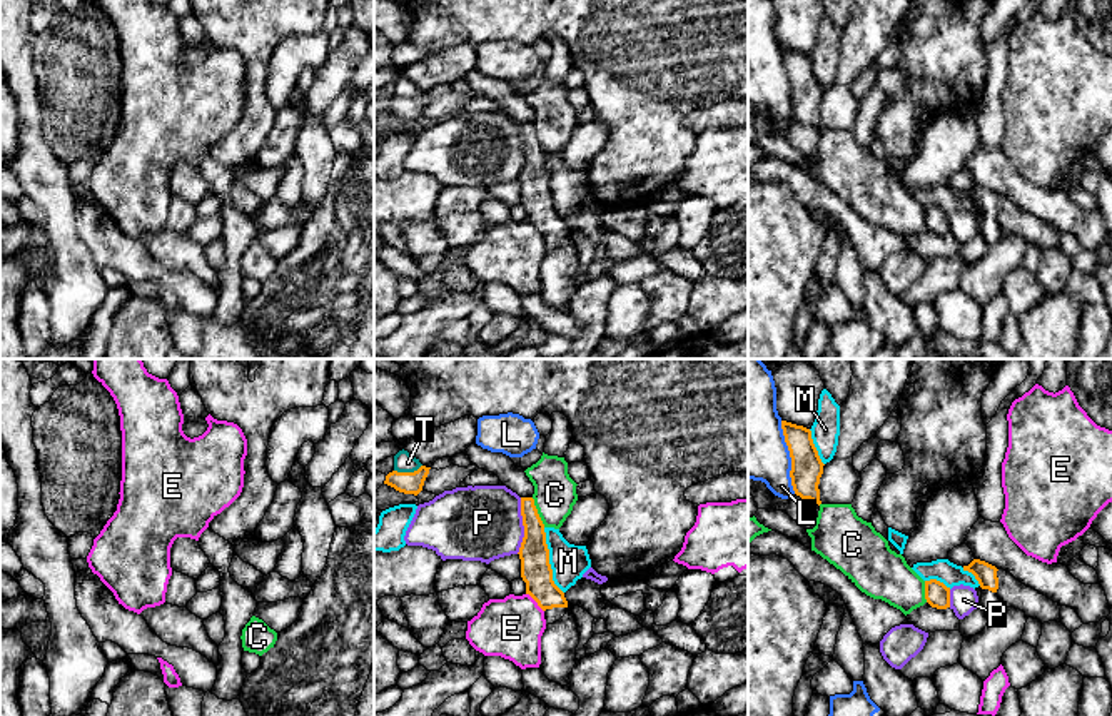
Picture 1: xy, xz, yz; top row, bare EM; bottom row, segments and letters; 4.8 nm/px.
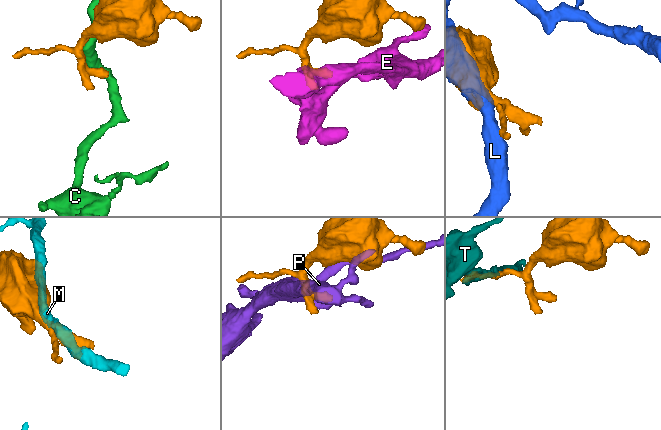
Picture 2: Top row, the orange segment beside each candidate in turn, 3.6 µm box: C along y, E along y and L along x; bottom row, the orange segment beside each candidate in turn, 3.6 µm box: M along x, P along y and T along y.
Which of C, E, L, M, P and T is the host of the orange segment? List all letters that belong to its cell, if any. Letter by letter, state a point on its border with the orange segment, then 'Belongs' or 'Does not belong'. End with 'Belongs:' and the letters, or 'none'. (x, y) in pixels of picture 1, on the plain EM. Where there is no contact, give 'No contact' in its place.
C: Touches orange at xz (536, 139). Does not belong
E: Touches orange at xz (536, 227). Does not belong
L: Touches orange at yz (790, 82). Does not belong
M: Touches orange at xz (548, 187). Does not belong
P: Touches orange at xz (523, 151). Does not belong
T: Touches orange at xz (408, 99). Does not belong
Belongs: none

